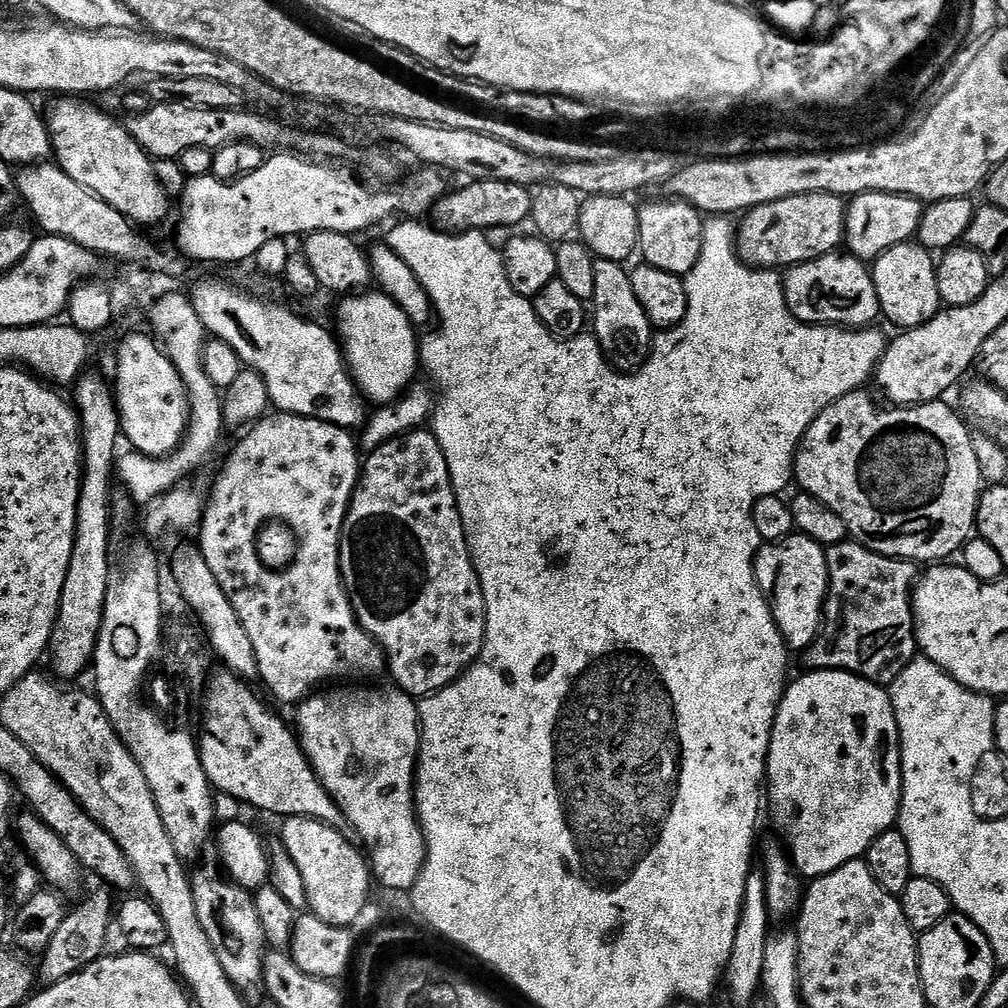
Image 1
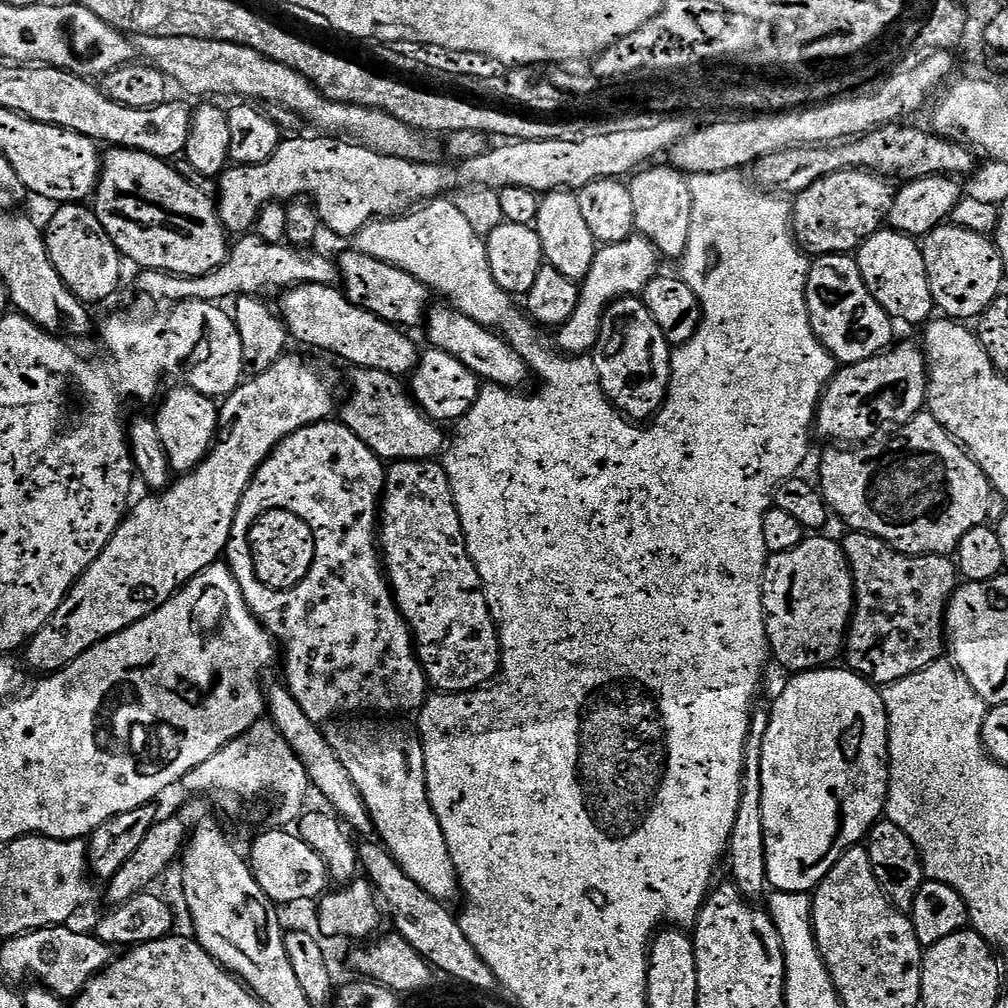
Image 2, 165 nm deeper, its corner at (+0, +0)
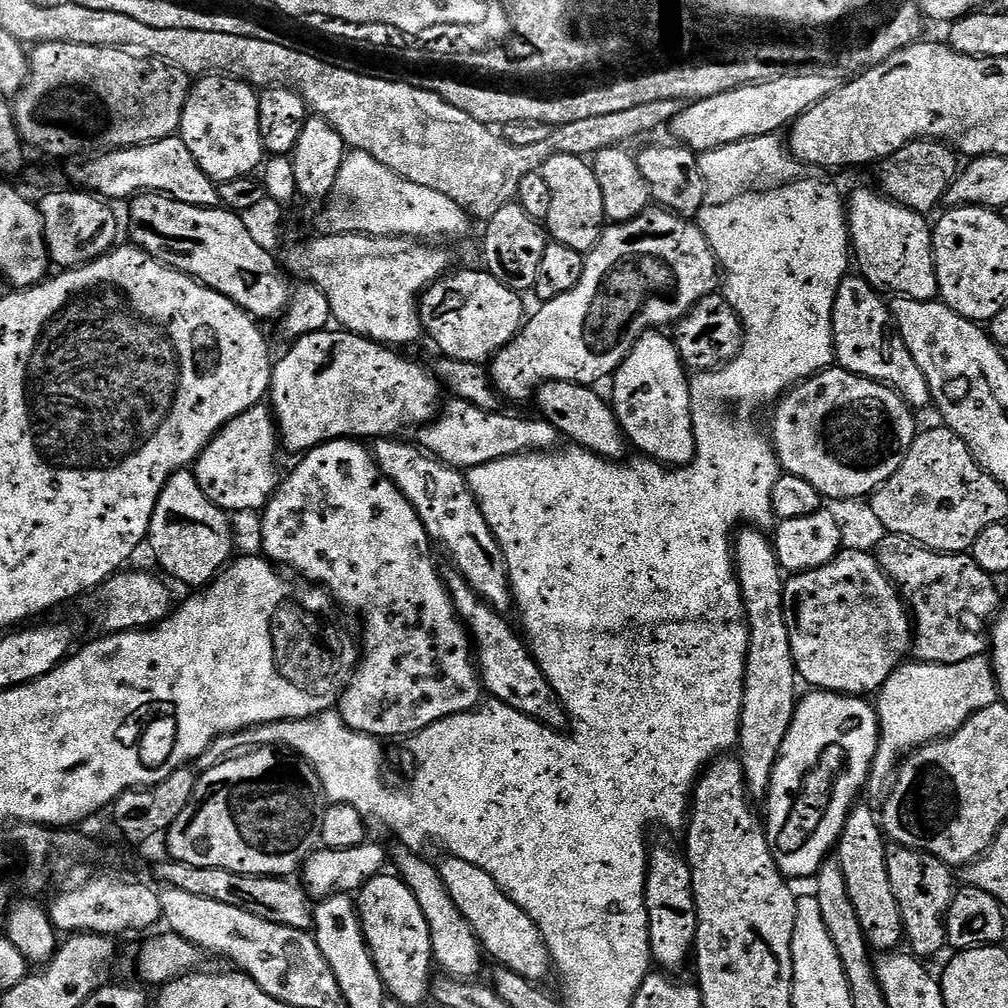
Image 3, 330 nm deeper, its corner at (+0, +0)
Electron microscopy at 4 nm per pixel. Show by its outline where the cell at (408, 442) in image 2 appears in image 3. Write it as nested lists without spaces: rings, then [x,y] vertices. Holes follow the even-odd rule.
[[[452,398],[442,412],[443,408],[423,429],[425,432],[421,434],[419,443],[437,460],[443,460],[457,470],[477,468],[480,464],[489,464],[507,456],[540,454],[557,447],[556,428],[543,418],[527,420],[524,416],[507,416],[504,410],[484,412],[470,401],[459,398]]]

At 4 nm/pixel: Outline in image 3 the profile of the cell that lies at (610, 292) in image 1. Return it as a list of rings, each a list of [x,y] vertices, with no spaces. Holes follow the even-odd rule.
[[[649,330],[628,349],[624,361],[611,377],[610,403],[631,447],[633,444],[648,455],[645,457],[661,465],[683,466],[696,455],[690,376],[675,343],[664,334],[660,330]]]

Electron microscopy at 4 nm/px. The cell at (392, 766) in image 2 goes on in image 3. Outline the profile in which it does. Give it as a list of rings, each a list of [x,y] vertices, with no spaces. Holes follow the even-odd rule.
[[[448,854],[445,857],[438,864],[440,877],[458,910],[476,931],[485,953],[491,959],[493,956],[497,965],[522,974],[522,978],[533,982],[543,981],[543,976],[550,972],[553,963],[540,927],[532,921],[530,914],[500,888],[489,872],[457,856]]]

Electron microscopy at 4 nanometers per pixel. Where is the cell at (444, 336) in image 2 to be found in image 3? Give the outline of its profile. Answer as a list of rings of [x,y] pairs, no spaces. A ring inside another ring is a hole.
[[[545,380],[535,396],[544,411],[543,419],[552,423],[561,437],[569,436],[573,445],[587,448],[598,456],[616,458],[624,444],[626,448],[626,437],[611,403],[605,397],[603,400],[596,390],[587,384],[571,384],[569,380]]]

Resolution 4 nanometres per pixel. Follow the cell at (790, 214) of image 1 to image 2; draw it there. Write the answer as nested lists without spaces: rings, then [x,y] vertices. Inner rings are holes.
[[[848,169],[828,175],[800,192],[793,201],[793,232],[801,248],[813,257],[850,254],[885,225],[896,201],[897,185],[879,173]]]

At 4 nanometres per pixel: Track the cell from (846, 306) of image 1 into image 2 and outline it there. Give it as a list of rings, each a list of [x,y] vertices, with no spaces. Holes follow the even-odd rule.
[[[851,255],[818,256],[811,261],[808,270],[808,285],[806,286],[806,306],[814,334],[822,342],[822,346],[841,365],[866,362],[872,356],[877,356],[893,347],[892,327],[894,327],[894,321],[886,314],[886,310],[882,310],[882,306],[874,298],[874,294],[870,294],[866,282],[862,278],[862,270]]]

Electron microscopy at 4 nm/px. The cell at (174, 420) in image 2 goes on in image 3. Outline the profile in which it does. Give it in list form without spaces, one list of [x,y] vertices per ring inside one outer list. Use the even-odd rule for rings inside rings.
[[[261,402],[234,418],[202,450],[194,471],[201,490],[229,514],[263,509],[275,494],[281,473],[276,473],[278,424],[267,403]]]

